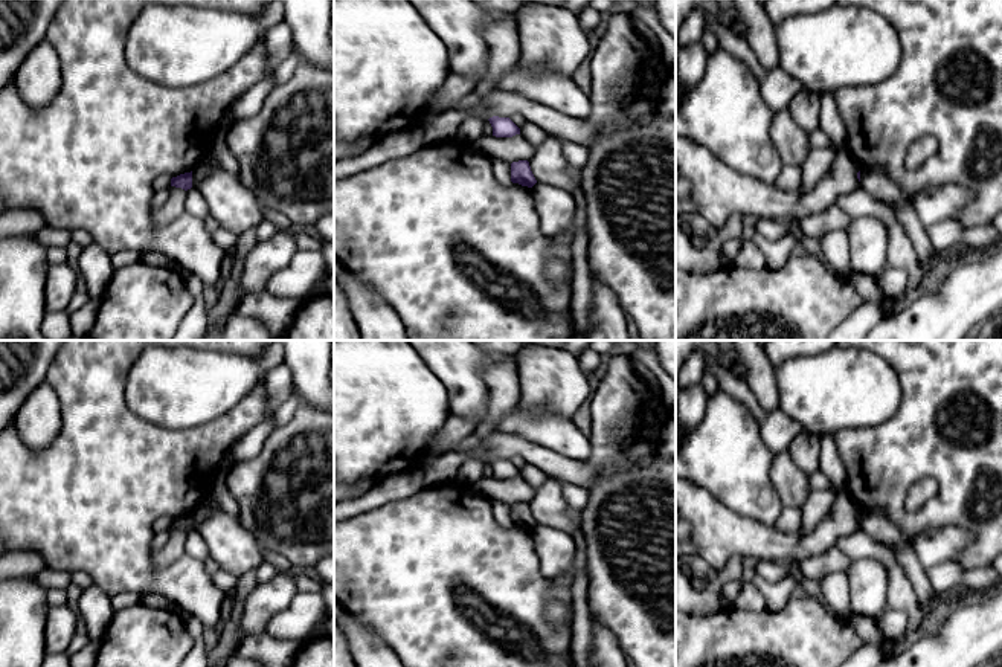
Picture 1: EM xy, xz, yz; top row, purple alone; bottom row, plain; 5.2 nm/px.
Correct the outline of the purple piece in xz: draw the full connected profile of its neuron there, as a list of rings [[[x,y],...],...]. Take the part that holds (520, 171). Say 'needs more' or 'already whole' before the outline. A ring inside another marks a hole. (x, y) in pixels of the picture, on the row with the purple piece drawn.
already whole; [[[528,160],[511,163],[511,182],[528,188],[532,188],[537,183]]]

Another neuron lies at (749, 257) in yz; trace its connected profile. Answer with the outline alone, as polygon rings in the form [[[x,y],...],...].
[[[743,238],[741,249],[732,253],[732,266],[763,270],[767,267],[763,252],[752,240]]]

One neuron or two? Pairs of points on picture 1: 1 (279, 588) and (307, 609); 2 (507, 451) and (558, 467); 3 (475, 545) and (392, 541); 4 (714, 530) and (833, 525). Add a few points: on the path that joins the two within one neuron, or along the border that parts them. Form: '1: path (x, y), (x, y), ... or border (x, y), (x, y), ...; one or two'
1: border (298, 592), (267, 623); two
2: path (519, 449), (526, 449), (546, 460); one
3: path (455, 545), (412, 545); one
4: path (743, 536), (773, 545), (804, 545); one

